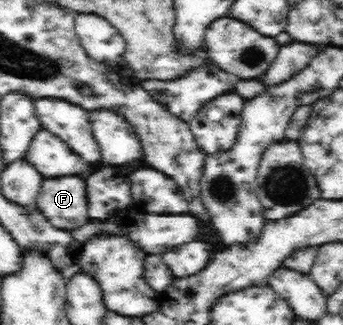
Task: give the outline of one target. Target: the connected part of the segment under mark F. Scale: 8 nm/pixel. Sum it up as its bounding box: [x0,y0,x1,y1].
[36,177,90,229]

